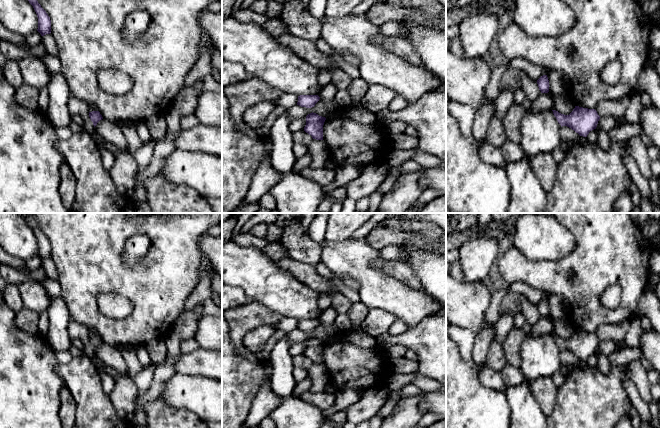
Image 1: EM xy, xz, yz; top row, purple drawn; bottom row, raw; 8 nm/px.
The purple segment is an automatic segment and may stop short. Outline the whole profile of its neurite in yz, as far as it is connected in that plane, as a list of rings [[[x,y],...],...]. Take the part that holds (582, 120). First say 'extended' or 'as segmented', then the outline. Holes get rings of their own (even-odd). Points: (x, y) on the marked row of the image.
extended; [[[575,106],[569,115],[552,110],[558,123],[567,126],[581,136],[580,142],[573,143],[564,159],[558,163],[556,180],[547,193],[547,200],[541,213],[613,213],[614,204],[623,192],[630,193],[630,184],[633,182],[624,163],[623,158],[630,155],[628,142],[612,142],[608,150],[603,150],[598,142],[591,143],[586,138],[590,131],[596,129],[600,116],[595,109]]]

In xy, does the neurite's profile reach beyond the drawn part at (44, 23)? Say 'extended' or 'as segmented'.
as segmented

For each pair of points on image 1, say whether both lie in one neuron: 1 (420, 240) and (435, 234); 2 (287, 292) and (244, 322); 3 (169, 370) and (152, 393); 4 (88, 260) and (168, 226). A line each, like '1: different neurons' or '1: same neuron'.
1: different neurons
2: different neurons
3: same neuron
4: same neuron

